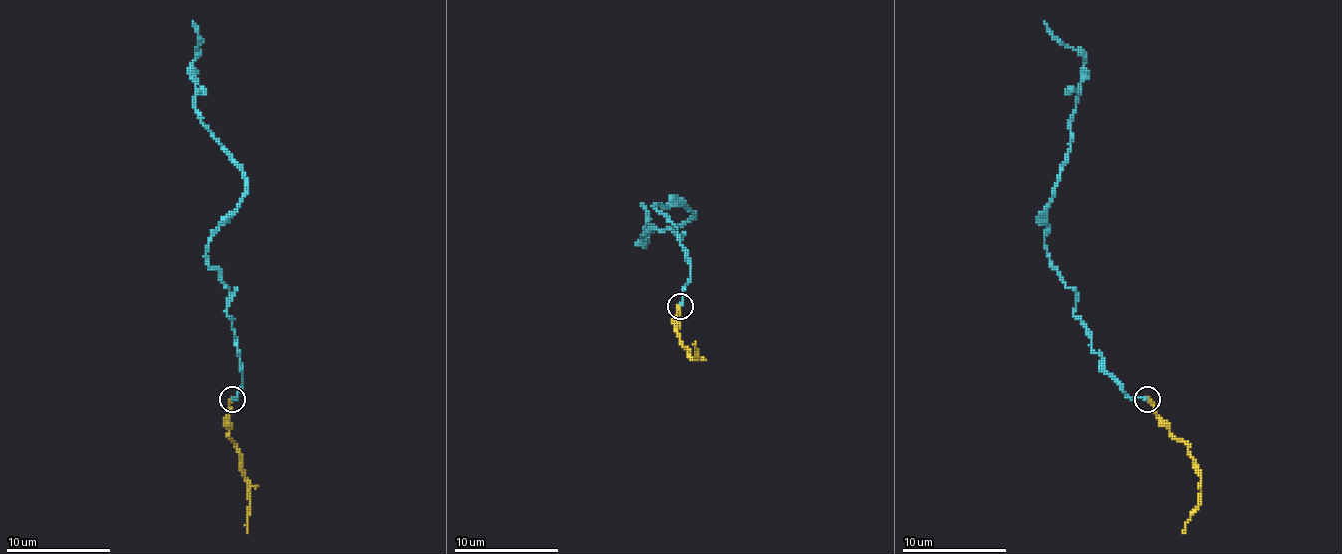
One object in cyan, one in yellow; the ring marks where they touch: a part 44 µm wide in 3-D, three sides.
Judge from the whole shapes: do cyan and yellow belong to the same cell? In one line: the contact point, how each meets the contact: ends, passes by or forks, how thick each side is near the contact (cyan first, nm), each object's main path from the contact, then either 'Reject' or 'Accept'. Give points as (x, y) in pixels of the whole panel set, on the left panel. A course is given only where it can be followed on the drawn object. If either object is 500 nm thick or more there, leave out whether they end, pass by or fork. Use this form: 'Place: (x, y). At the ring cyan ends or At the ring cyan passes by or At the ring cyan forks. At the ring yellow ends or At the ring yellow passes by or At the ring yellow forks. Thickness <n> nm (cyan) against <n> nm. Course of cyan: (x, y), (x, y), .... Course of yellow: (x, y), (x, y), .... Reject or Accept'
Place: (232, 399). At the ring cyan ends. At the ring yellow ends. Thickness 190 nm (cyan) against 190 nm. Course of cyan: (232, 400), (242, 371), (229, 287), (208, 264), (208, 238), (237, 206), (245, 175), (200, 120), (192, 21). Course of yellow: (232, 400), (229, 418), (232, 441), (247, 478), (250, 509), (247, 533). Accept

